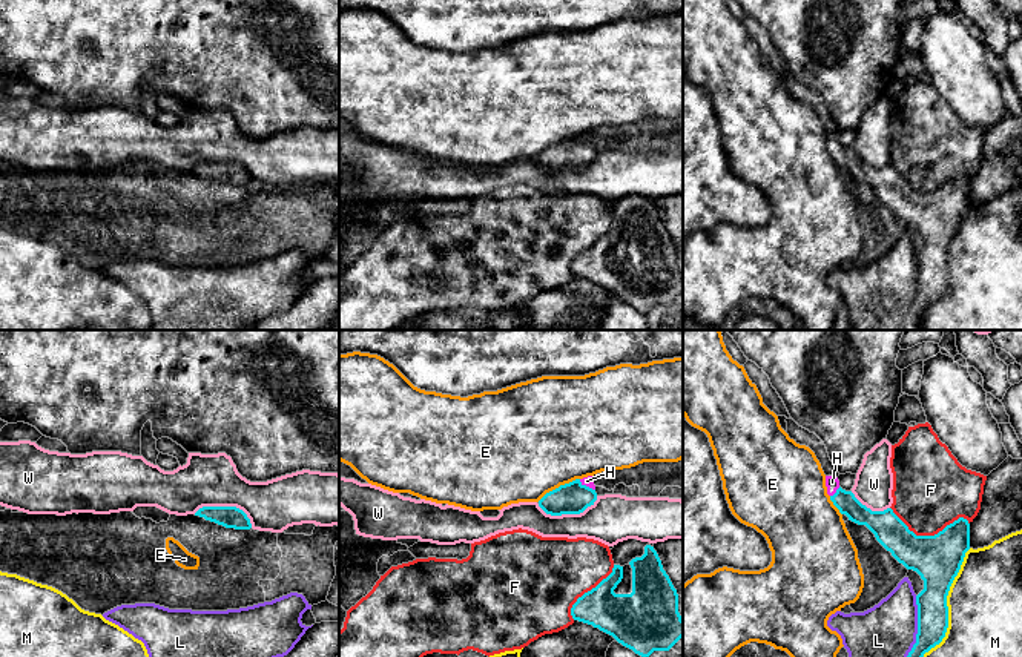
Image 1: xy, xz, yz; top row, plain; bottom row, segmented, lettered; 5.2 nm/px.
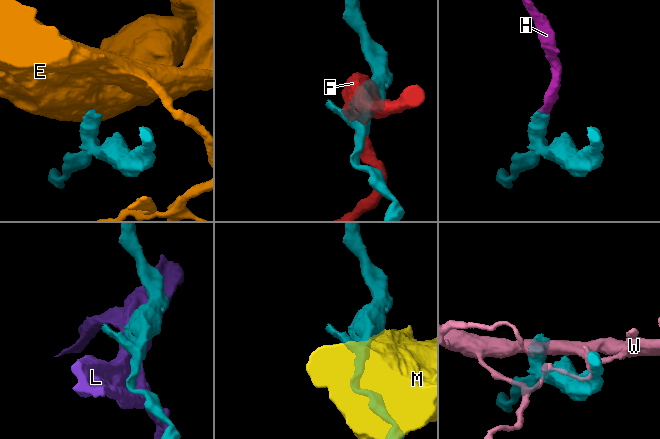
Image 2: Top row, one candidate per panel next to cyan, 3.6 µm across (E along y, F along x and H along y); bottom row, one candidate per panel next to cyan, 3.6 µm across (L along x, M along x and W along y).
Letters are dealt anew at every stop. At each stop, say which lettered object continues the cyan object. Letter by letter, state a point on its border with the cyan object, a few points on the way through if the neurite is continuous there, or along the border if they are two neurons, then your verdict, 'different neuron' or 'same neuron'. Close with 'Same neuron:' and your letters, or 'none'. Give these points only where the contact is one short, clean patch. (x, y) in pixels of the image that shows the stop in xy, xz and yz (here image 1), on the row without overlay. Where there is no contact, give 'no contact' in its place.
E: meets cyan in xz at (559, 143); border along xz (579, 134), (560, 140), (537, 157); different neuron
F: meets cyan in yz at (929, 192); different neuron
H: meets cyan in yz at (837, 148); runs through yz (844, 157), (837, 148), (832, 138); same neuron
L: meets cyan in yz at (916, 290); different neuron
M: meets cyan in yz at (947, 269); different neuron
W: meets cyan in xy at (226, 163); different neuron
Same neuron: H

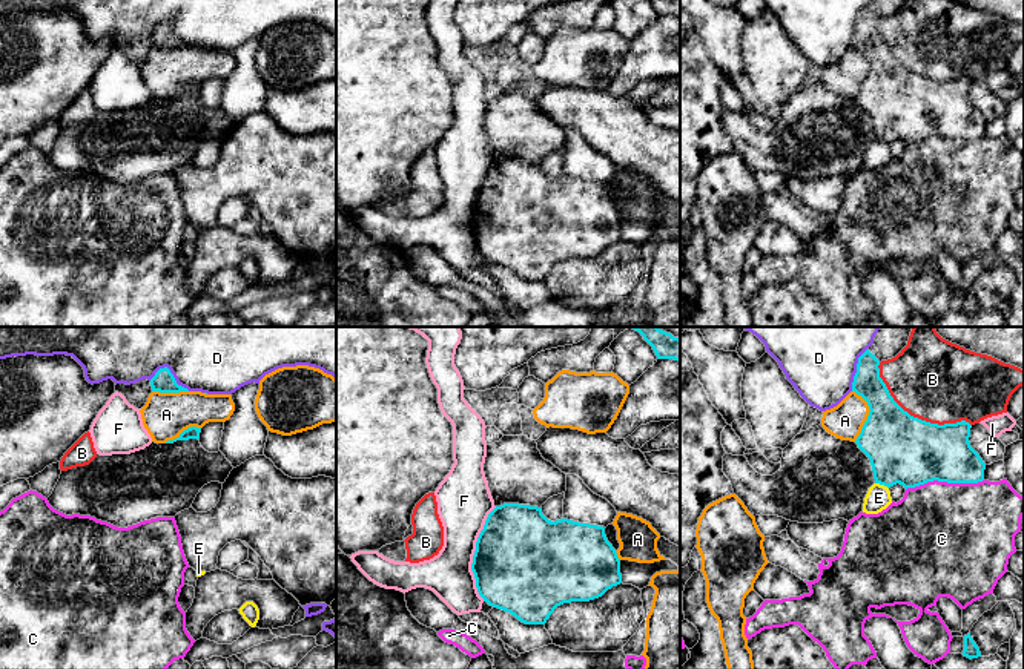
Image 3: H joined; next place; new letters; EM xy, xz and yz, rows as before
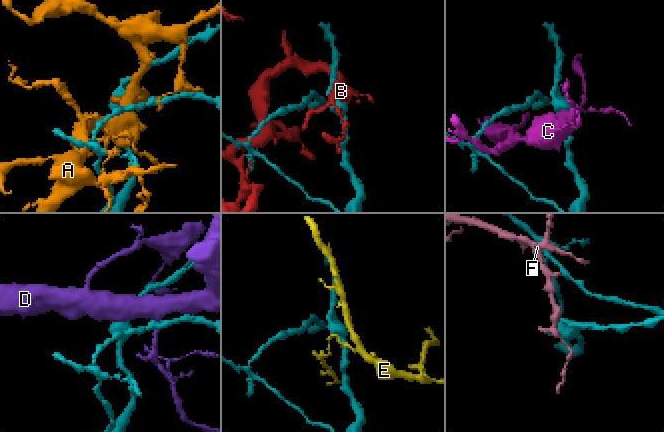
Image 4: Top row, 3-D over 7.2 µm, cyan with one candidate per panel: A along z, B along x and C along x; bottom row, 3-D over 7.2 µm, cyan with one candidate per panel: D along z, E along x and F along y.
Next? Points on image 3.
A: meets cyan in yz at (869, 71); different neuron
B: meets cyan in yz at (912, 72); different neuron
C: meets cyan in yz at (944, 137); different neuron
D: meets cyan in xy at (171, 29); different neuron
E: meets cyan in yz at (881, 140); different neuron
F: meets cyan in xz at (475, 210); different neuron
Same neuron: none

